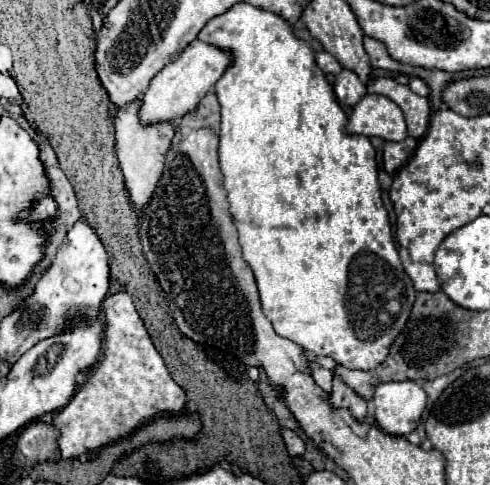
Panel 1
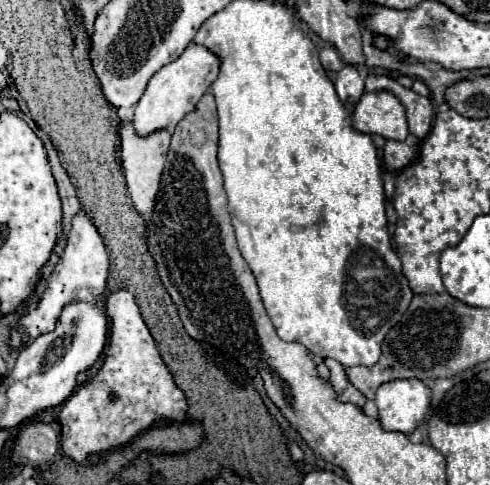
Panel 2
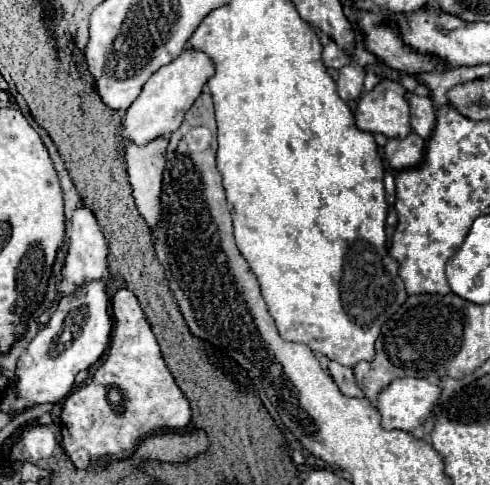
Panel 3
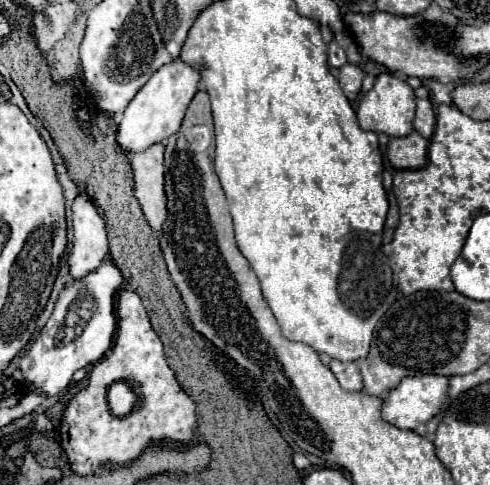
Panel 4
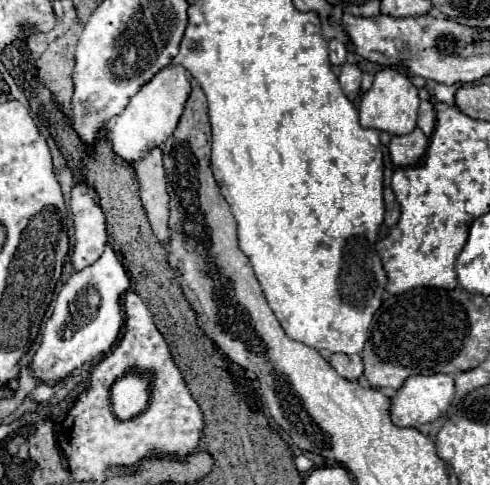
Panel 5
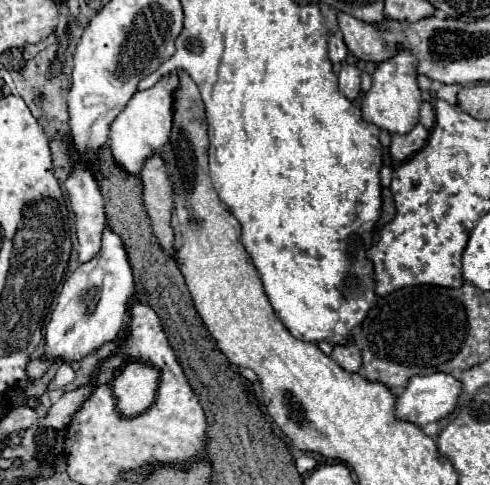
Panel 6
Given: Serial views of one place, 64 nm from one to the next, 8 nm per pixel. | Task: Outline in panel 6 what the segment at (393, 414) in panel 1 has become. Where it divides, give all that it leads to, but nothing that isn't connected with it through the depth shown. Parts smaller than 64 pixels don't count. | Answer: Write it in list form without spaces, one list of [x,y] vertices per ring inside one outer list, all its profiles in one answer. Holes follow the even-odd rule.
[[[436,372],[428,376],[414,376],[406,390],[398,396],[396,418],[416,426],[438,422],[456,410],[460,392],[462,382],[452,374]]]

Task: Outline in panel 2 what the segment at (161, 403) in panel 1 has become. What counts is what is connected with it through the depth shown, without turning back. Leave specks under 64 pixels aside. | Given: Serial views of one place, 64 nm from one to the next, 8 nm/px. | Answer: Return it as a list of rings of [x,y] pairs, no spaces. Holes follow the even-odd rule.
[[[118,290],[106,300],[106,314],[110,318],[110,342],[106,350],[106,360],[100,372],[84,386],[80,386],[62,406],[58,422],[62,426],[60,446],[66,456],[70,456],[76,464],[82,464],[88,454],[108,452],[112,448],[120,448],[132,442],[140,432],[152,428],[156,422],[184,422],[188,404],[184,400],[184,392],[174,384],[170,370],[166,368],[156,342],[140,316],[140,308],[134,302],[134,296],[128,290]]]

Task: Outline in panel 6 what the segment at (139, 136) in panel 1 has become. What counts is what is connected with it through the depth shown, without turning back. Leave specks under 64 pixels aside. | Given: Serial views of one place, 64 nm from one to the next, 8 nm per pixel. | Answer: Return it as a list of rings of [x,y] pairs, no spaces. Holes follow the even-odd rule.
[[[152,156],[146,160],[140,180],[144,184],[144,206],[148,210],[148,216],[152,220],[154,234],[160,242],[160,246],[174,256],[174,232],[170,226],[172,216],[172,186],[164,168],[164,162],[160,156]]]

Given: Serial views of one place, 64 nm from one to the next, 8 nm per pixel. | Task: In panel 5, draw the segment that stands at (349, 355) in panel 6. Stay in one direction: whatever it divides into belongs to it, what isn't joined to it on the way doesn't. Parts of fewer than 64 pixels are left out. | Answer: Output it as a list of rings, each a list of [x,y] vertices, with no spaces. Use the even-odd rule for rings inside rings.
[[[332,354],[330,364],[334,366],[334,370],[338,370],[348,380],[354,380],[354,378],[362,376],[362,356],[360,354],[352,354],[352,356]]]

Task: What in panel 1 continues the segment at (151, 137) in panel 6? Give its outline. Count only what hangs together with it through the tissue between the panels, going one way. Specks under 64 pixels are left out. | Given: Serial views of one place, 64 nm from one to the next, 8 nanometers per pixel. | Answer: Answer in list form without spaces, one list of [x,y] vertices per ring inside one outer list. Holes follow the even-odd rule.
[[[194,40],[186,46],[186,50],[170,64],[166,64],[152,80],[150,88],[142,96],[142,106],[138,110],[140,124],[160,124],[160,122],[176,122],[184,114],[196,110],[198,102],[204,98],[206,92],[210,92],[220,80],[224,68],[232,62],[230,52],[224,52],[212,44],[204,44],[200,40]]]

